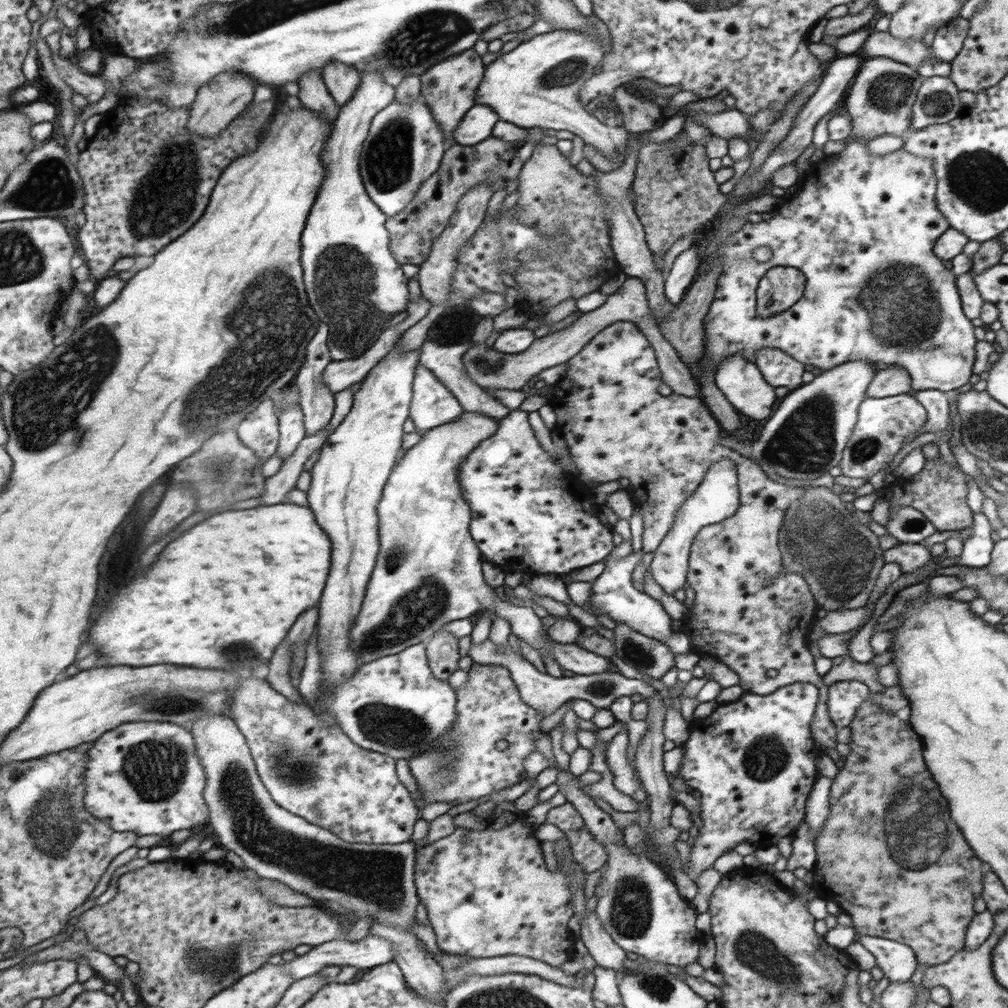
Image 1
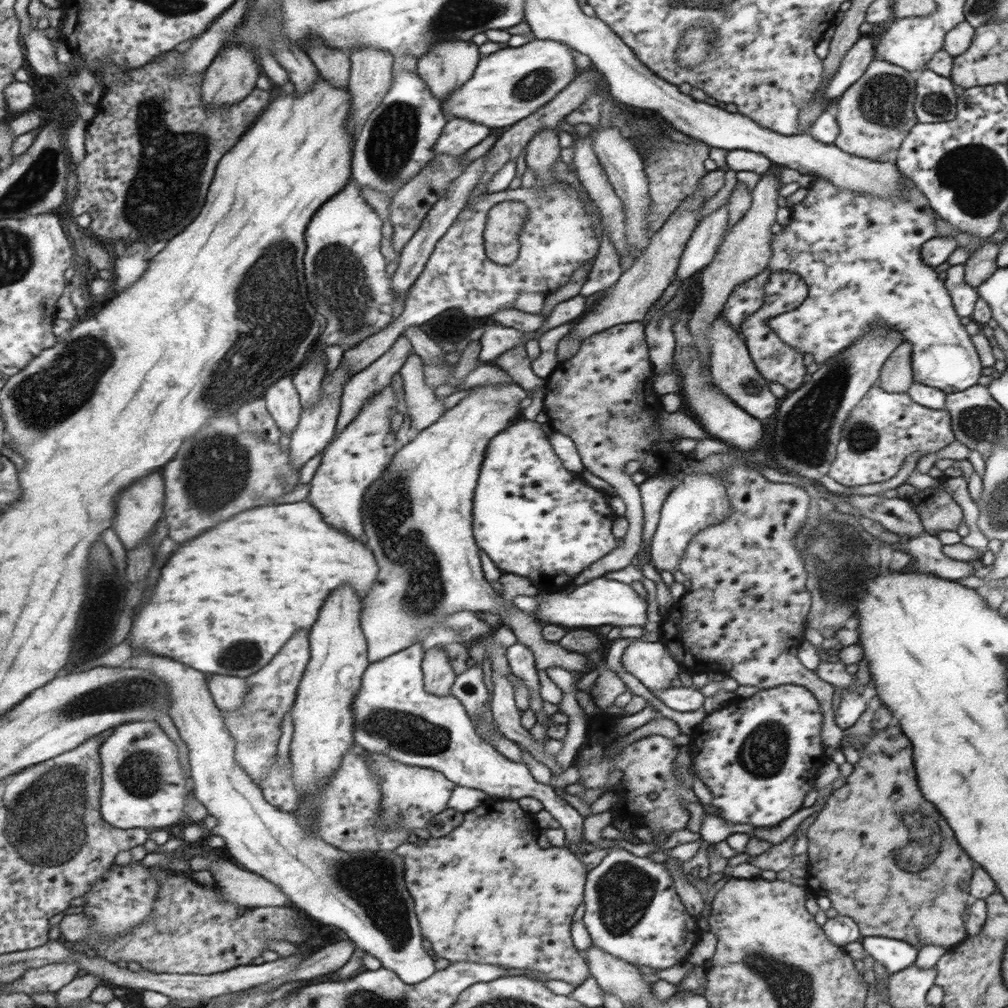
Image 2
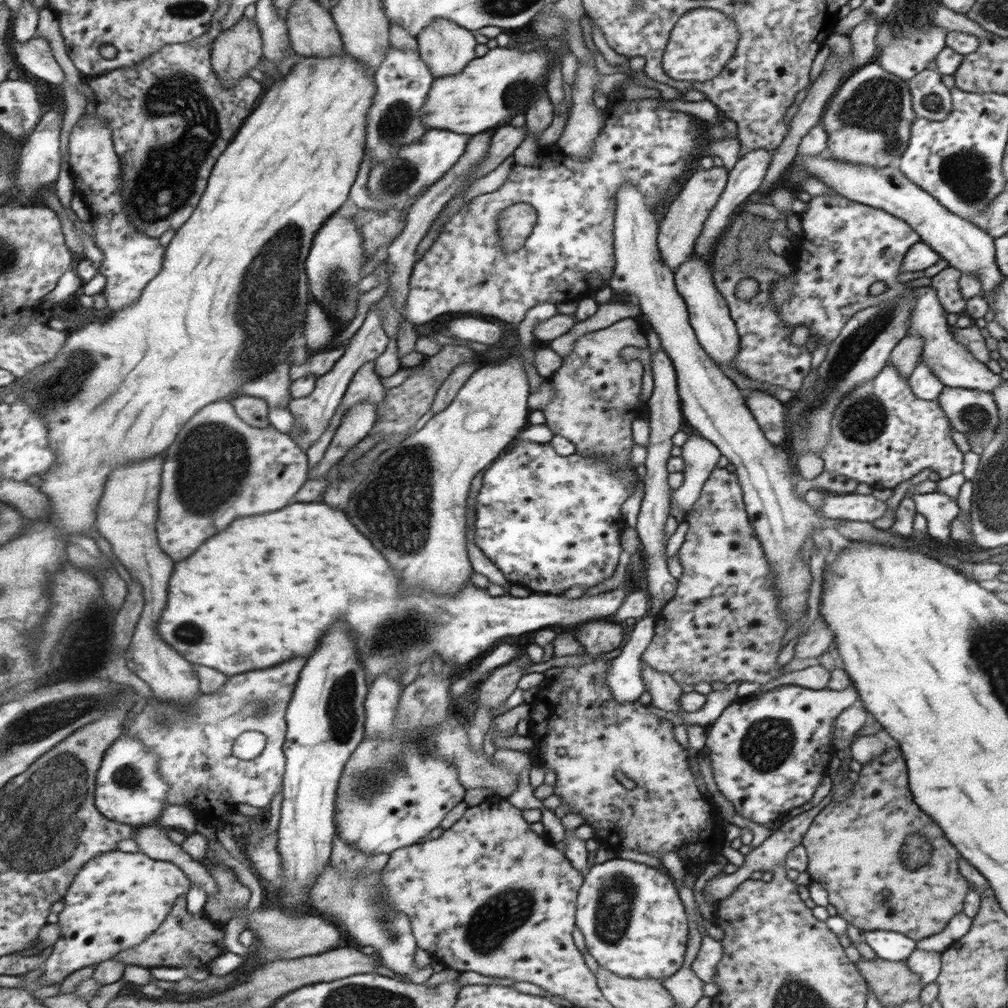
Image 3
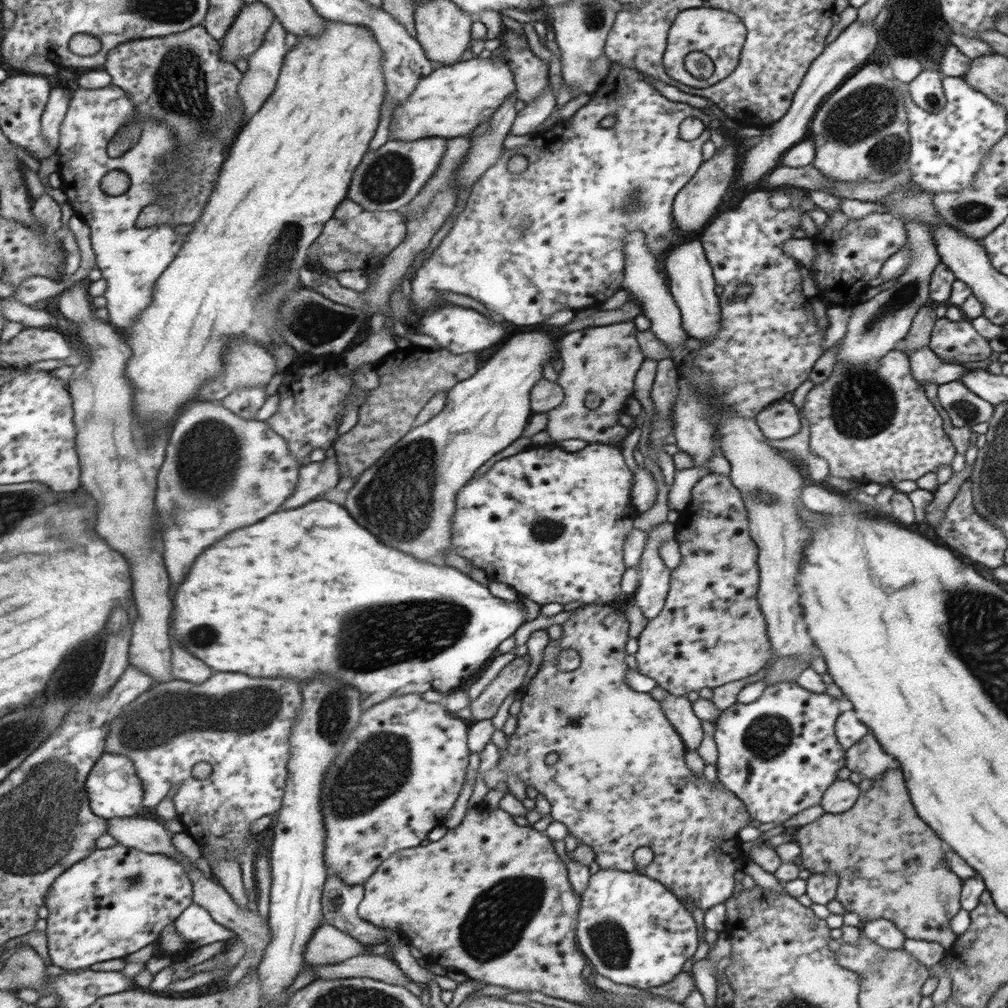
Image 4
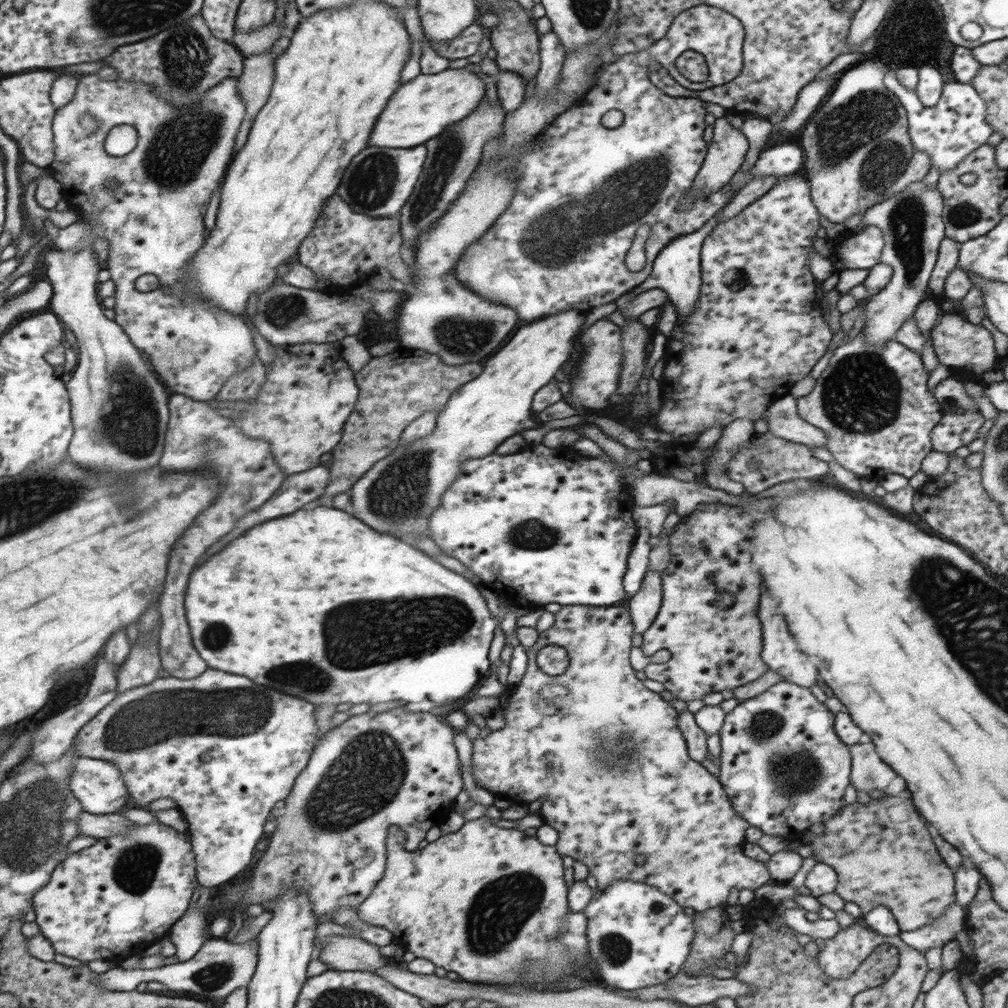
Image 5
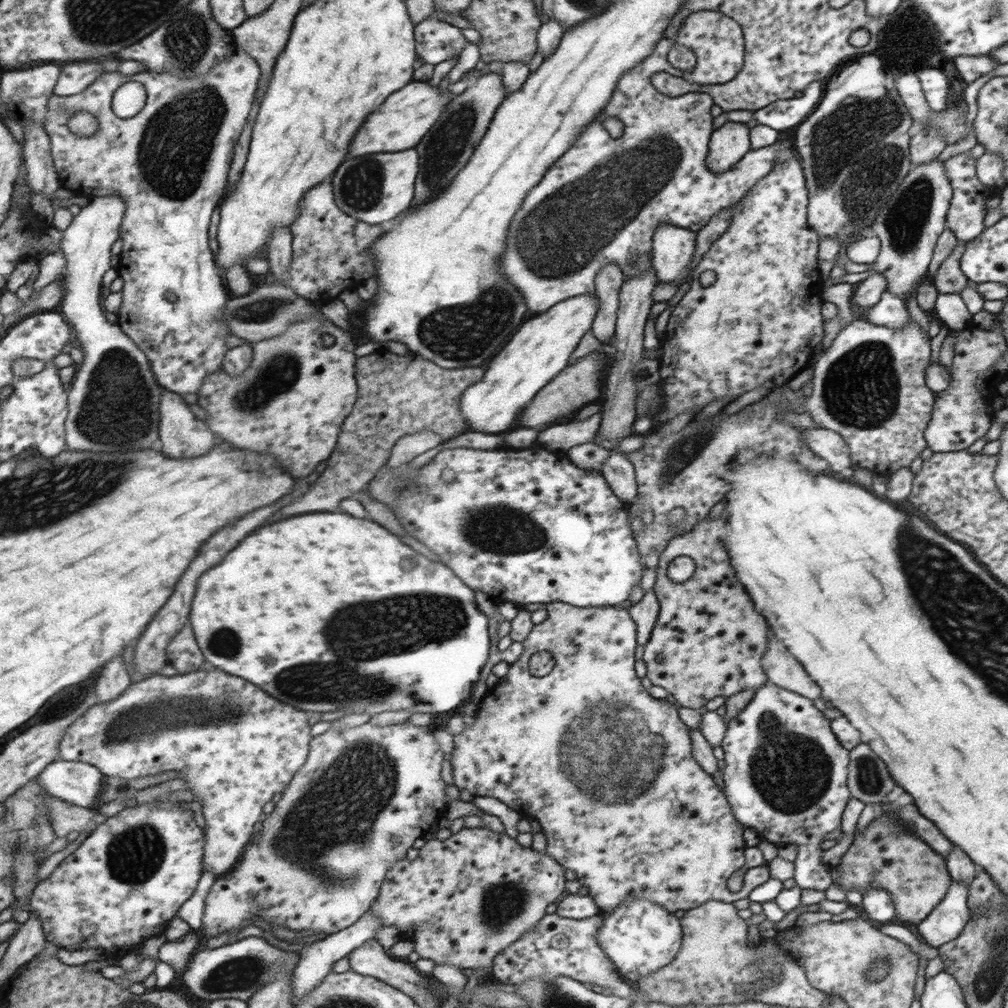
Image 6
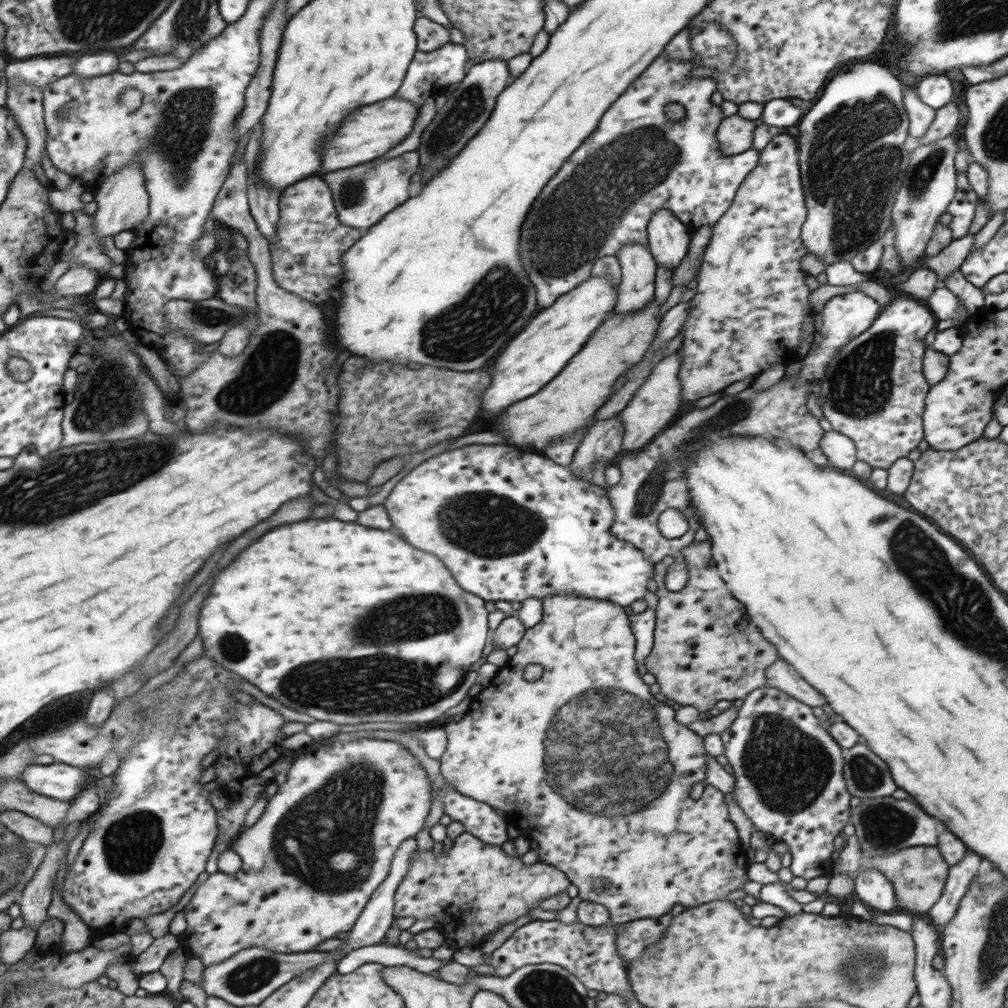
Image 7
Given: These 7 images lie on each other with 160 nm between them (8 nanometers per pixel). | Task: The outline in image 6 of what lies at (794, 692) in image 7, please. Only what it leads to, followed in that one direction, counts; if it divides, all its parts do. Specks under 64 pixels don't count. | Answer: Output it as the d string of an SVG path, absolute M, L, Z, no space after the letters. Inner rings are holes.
M770 632L770 642L766 654L763 655L762 665L766 670L768 681L780 688L791 689L810 700L816 700L820 696L819 684L803 667L803 663L797 657L792 656L787 645Z

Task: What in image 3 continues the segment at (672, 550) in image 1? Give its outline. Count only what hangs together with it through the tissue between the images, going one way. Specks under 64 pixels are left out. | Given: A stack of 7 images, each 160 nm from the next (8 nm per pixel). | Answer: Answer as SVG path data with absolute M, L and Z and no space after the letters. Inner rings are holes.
M685 428L689 434L686 442L681 446L682 460L686 463L683 470L684 482L672 493L672 504L684 512L684 516L700 498L700 491L706 479L715 470L721 457L718 448L700 433L692 428Z

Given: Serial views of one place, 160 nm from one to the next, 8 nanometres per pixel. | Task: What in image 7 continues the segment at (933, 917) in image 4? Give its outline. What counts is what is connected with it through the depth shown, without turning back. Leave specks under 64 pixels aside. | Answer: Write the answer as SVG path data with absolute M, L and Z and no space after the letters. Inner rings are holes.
M916 846L904 848L898 852L890 852L888 855L873 856L863 862L863 870L878 870L887 877L887 880L894 885L896 896L900 896L898 905L910 914L922 914L928 912L935 906L946 890L948 876L951 874L952 864L947 864L946 859L937 846Z

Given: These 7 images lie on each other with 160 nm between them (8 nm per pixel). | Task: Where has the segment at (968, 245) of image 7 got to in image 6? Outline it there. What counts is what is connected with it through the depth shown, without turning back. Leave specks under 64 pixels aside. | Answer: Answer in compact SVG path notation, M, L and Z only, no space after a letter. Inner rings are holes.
M959 242L955 249L944 259L944 262L937 268L934 276L934 284L939 293L958 293L968 284L969 278L962 272L960 263L961 256L965 251L967 243Z

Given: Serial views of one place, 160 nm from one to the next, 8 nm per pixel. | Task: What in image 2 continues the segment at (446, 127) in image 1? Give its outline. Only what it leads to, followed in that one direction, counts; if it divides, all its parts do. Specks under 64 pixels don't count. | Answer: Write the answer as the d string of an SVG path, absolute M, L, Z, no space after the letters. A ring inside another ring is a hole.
M445 39L436 42L426 55L422 55L417 60L417 73L423 77L427 87L431 89L431 93L437 99L448 99L474 76L475 68L482 58L478 52L478 47L471 40Z

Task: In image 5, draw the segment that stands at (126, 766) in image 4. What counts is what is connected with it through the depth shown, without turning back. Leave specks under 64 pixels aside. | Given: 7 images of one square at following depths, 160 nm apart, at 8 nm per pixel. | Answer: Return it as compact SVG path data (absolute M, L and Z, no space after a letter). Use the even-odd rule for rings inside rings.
M80 757L72 776L71 790L90 814L121 814L134 804L130 785L123 779L123 772L115 761Z

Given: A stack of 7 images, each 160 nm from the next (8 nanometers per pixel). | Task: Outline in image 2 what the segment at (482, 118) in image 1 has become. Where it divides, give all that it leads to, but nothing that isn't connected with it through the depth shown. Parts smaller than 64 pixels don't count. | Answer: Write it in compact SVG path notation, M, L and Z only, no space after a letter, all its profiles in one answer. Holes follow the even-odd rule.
M452 118L436 142L435 154L461 156L472 146L480 144L492 130L474 121Z

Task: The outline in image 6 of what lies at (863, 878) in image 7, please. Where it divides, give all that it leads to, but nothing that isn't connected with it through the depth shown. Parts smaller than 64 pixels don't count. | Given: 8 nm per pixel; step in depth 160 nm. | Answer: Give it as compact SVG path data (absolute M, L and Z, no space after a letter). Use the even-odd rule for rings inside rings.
M871 888L866 891L863 894L861 906L864 908L864 918L878 923L878 925L890 924L898 916L891 893L883 888Z

